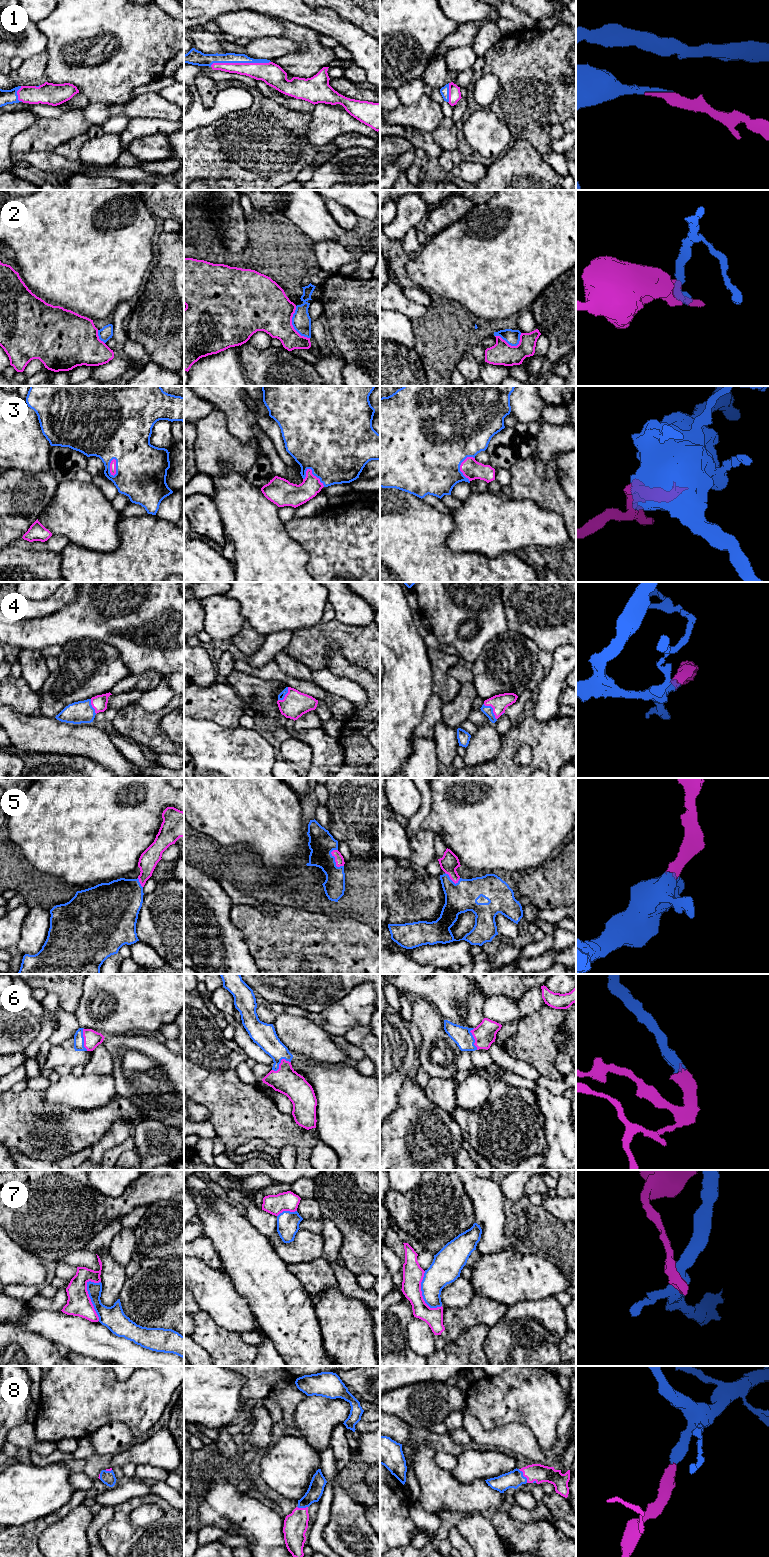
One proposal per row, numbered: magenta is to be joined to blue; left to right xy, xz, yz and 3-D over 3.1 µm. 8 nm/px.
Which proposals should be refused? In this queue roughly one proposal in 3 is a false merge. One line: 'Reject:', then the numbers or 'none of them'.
Reject: 2, 7

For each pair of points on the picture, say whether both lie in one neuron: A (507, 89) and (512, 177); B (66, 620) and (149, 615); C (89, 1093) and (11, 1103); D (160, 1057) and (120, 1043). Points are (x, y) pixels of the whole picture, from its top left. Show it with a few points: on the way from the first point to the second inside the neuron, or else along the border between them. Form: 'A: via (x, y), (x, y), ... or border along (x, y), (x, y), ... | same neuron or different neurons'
A: border along (512, 142), (524, 139), (535, 149) | different neurons
B: via (87, 621), (105, 624), (128, 617) | same neuron
C: border along (41, 1091), (45, 1103), (66, 1105) | different neurons
D: via (150, 1047), (143, 1043), (130, 1043) | same neuron

